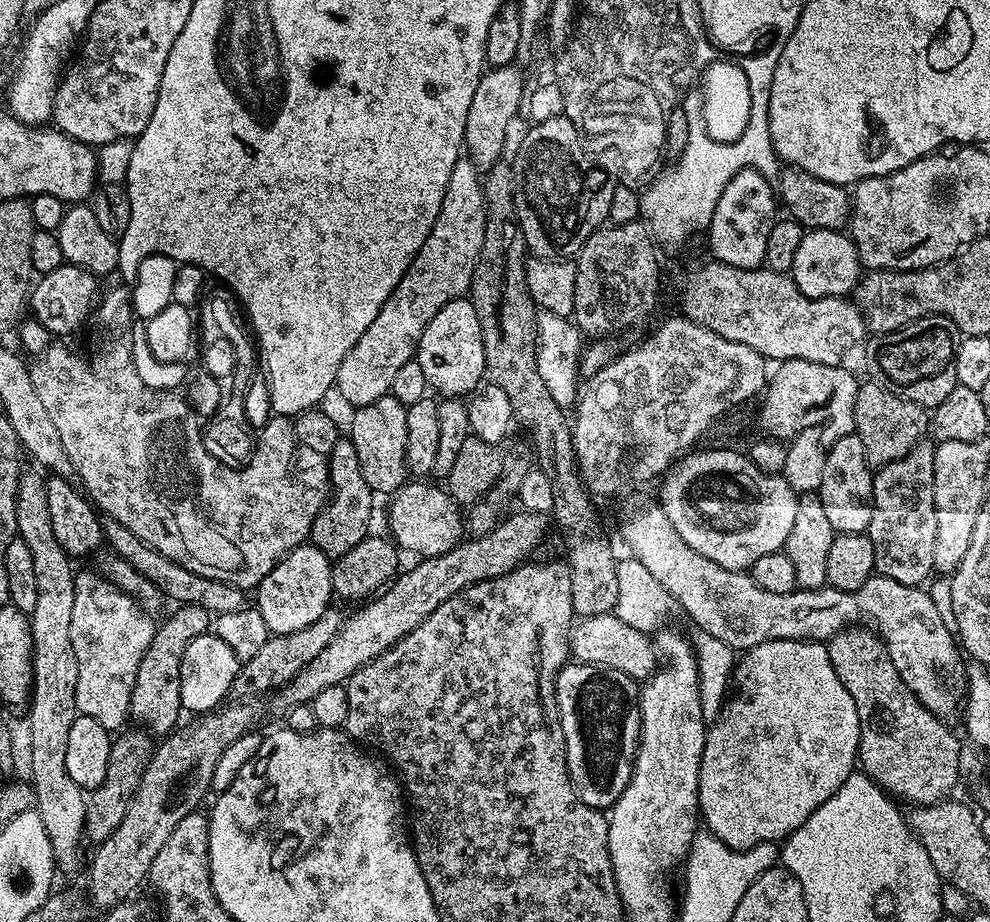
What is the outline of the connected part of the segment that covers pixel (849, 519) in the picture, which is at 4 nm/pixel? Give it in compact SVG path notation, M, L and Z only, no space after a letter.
M855 434L838 438L833 444L827 445L824 457L826 466L822 466L822 486L818 493L822 507L826 510L830 526L837 534L842 532L867 533L872 517L872 478L873 469L866 458L866 450L862 450L862 438Z

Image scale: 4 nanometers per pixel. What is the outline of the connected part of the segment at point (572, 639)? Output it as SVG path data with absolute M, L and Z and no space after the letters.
M615 614L607 616L582 616L573 623L568 631L568 647L571 655L582 664L597 664L610 670L618 670L637 682L646 682L658 667L658 653L651 635L647 636L643 627L622 622Z

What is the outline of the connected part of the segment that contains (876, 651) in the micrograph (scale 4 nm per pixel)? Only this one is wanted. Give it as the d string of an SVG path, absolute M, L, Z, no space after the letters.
M849 626L834 634L827 641L830 662L834 666L834 674L850 690L850 698L854 698L854 706L858 706L858 722L860 723L860 750L858 764L872 782L883 792L897 801L909 800L912 806L939 804L949 799L960 780L960 740L948 729L949 725L940 720L902 682L886 646L880 641L880 635L868 626Z

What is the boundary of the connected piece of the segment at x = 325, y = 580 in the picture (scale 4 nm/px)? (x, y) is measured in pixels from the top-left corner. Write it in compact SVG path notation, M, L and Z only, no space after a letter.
M311 542L299 544L293 552L288 552L262 578L262 582L254 589L254 607L262 614L269 633L294 634L294 630L306 630L306 626L314 626L318 618L330 607L334 600L332 591L332 565Z

